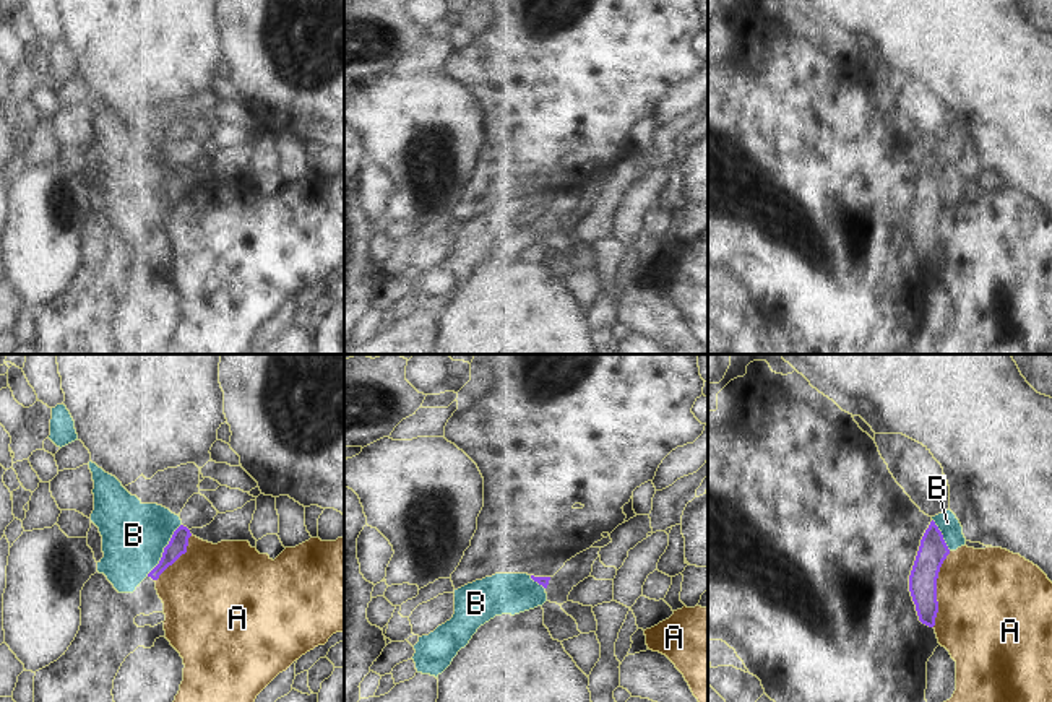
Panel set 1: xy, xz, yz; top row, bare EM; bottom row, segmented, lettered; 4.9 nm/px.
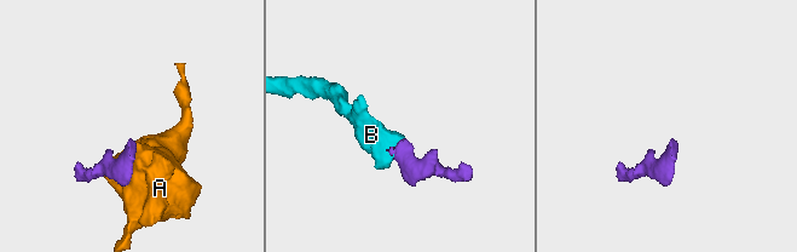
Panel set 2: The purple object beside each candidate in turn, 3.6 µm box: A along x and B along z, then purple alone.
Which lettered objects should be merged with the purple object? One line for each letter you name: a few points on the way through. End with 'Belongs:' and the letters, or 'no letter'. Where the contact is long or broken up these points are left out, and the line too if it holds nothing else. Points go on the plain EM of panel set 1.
B: across xy (179, 177), (172, 177), (164, 186), (153, 174), (133, 171)
Belongs: B

